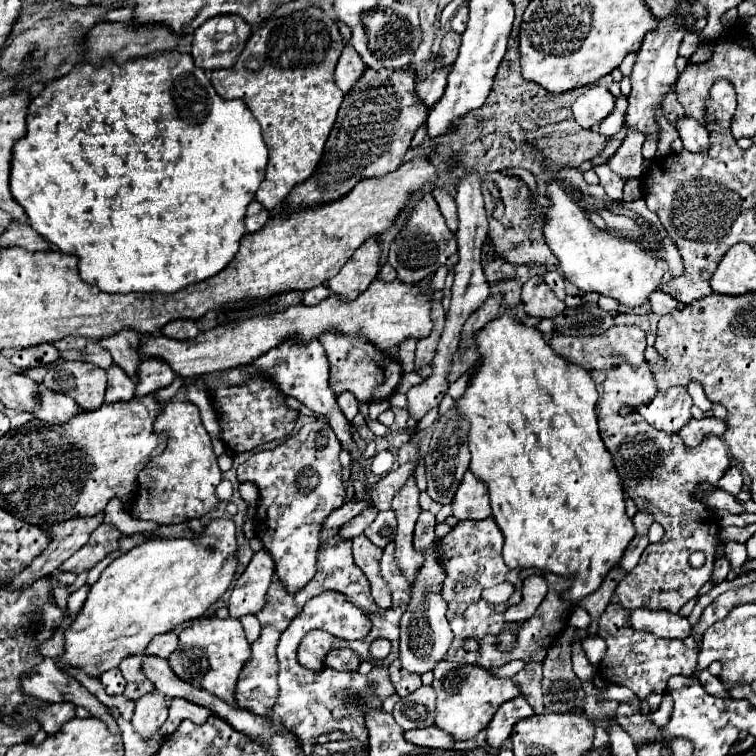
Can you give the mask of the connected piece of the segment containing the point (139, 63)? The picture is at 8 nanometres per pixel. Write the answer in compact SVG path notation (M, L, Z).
M171 51L159 53L155 57L133 59L123 65L109 61L103 67L93 65L75 65L73 71L65 77L53 79L39 97L29 103L27 115L27 135L19 139L13 147L11 163L11 193L15 201L25 209L29 225L45 237L49 243L59 247L63 253L79 257L77 269L83 281L99 285L105 293L175 293L191 283L199 283L217 275L229 265L237 253L237 245L245 235L245 211L253 201L255 191L259 189L267 167L267 145L261 137L261 127L241 99L221 99L207 73L195 67L193 57L187 53Z

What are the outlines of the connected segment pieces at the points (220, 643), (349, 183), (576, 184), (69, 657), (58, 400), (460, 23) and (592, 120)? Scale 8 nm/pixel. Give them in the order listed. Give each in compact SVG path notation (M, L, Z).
M209 617L209 619L199 619L195 621L191 627L181 631L179 637L179 645L183 645L181 649L177 649L171 657L169 657L169 665L171 669L187 683L193 683L195 687L207 689L213 695L217 695L219 699L227 701L229 705L233 705L233 685L237 685L237 677L241 673L241 669L245 667L245 663L251 657L251 645L245 639L245 631L239 619L217 619L217 617Z
M367 69L361 81L357 81L355 87L343 99L335 127L331 129L331 135L325 143L325 151L315 173L301 185L293 187L293 193L289 193L289 197L285 199L283 209L307 209L313 205L329 205L329 201L337 201L345 197L345 193L349 193L349 189L353 189L357 181L367 177L383 177L395 171L401 165L401 159L407 153L415 131L427 121L425 105L421 105L415 97L415 79L417 79L415 73L409 69L403 69L403 71Z
M563 167L557 171L555 179L547 185L547 199L549 205L545 209L545 225L543 225L543 237L553 255L559 259L561 273L567 281L571 281L581 291L589 293L601 293L617 299L625 307L637 307L647 303L649 295L661 285L667 283L679 275L683 275L683 259L673 245L673 241L667 237L663 225L659 223L659 217L645 207L645 201L609 201L607 195L601 195L601 185L589 185L583 179L583 171L577 167Z
M231 519L211 521L203 535L195 539L149 539L135 545L131 551L113 559L99 581L91 587L85 605L65 631L65 653L59 659L59 669L69 667L85 671L85 675L99 679L107 669L119 667L125 657L143 655L145 647L155 635L169 633L185 621L199 619L229 587L237 567L237 535Z
M41 389L39 399L41 399L41 405L37 407L37 413L33 413L33 415L41 421L61 425L61 423L69 421L71 417L75 417L77 413L81 413L81 409L77 407L75 401L71 401L71 397L53 393L51 389Z
M461 7L455 15L453 15L453 19L451 19L451 29L455 31L455 33L463 33L465 31L465 25L467 25L467 17L469 17L469 9L467 7Z
M599 85L589 87L573 103L573 117L583 129L597 129L601 121L613 113L615 97Z

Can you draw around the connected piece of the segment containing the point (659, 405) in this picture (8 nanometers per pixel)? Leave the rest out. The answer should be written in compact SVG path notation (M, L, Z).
M671 387L659 391L647 405L639 407L643 419L659 431L679 433L683 425L693 417L691 415L693 399L685 387Z

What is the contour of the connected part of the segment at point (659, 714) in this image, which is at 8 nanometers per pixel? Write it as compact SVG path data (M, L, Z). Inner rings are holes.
M665 693L665 697L663 697L663 701L661 701L661 707L659 707L655 713L651 713L651 719L653 719L653 723L655 723L657 727L665 727L665 725L669 723L671 713L673 713L673 699Z

